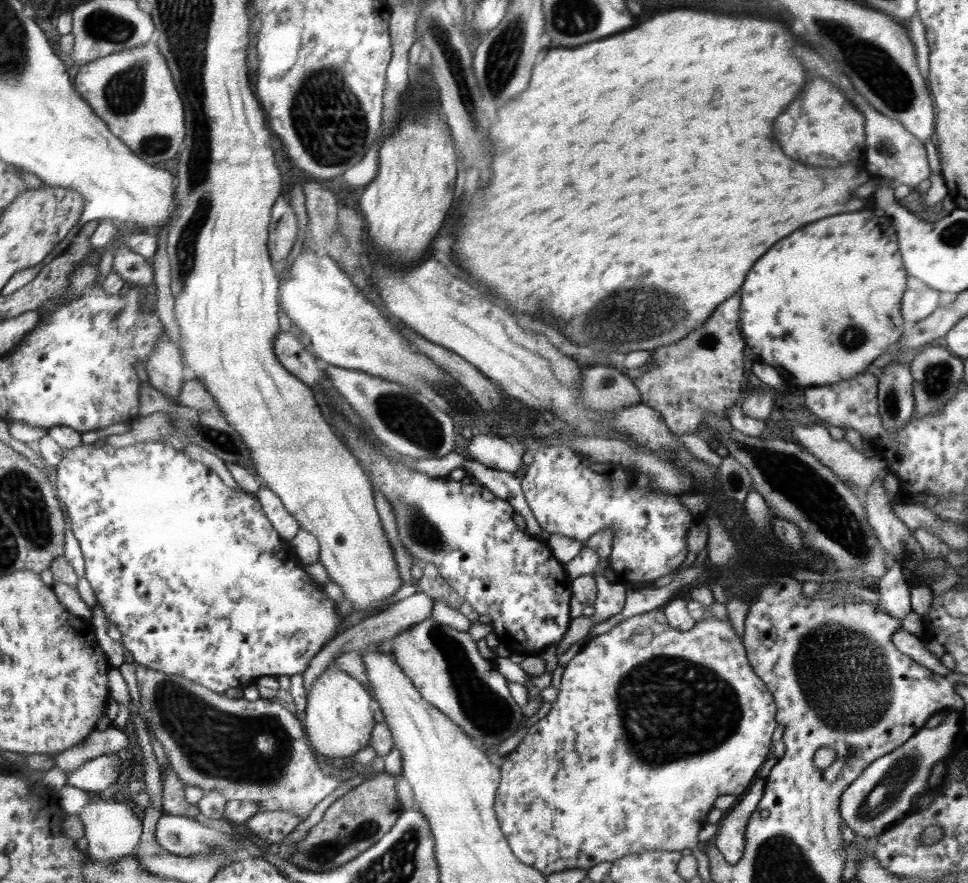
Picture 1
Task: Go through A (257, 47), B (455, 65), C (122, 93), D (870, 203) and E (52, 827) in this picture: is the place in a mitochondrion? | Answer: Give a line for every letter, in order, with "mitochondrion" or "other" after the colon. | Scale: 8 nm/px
A: other
B: mitochondrion
C: mitochondrion
D: other
E: other

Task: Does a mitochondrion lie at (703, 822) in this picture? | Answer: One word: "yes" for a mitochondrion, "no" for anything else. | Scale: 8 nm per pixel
no

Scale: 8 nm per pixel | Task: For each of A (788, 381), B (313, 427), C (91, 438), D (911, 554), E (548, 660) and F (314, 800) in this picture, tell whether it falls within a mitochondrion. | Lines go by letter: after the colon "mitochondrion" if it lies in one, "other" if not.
A: other
B: other
C: other
D: mitochondrion
E: other
F: other

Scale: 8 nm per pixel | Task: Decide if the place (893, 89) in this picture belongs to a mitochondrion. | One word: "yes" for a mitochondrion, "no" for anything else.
yes

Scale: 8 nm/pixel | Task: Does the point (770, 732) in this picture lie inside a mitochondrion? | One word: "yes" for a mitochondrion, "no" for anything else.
no

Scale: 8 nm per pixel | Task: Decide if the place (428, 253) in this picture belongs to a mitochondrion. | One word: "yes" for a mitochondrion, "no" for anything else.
no

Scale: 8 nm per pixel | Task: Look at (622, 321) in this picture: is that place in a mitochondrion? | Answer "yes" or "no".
yes

